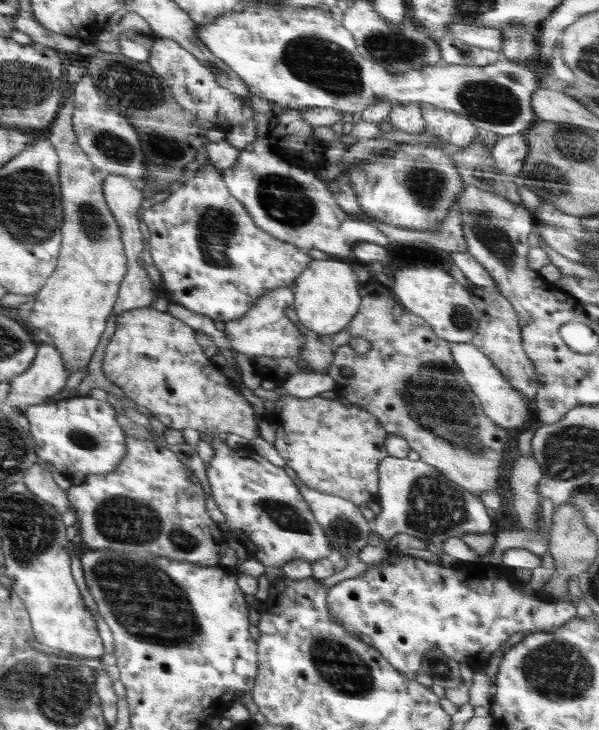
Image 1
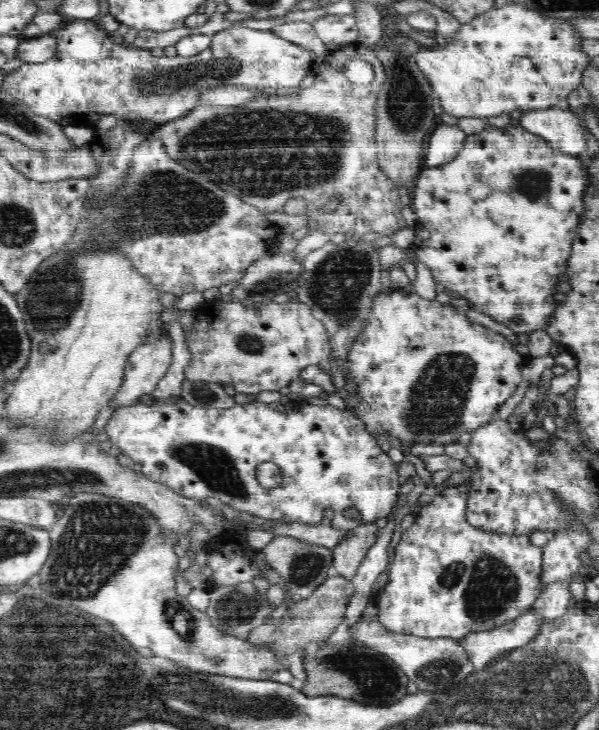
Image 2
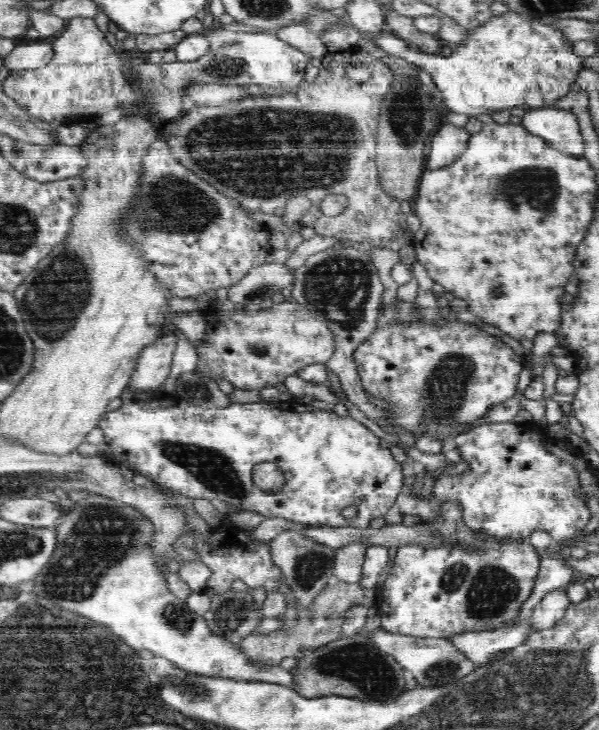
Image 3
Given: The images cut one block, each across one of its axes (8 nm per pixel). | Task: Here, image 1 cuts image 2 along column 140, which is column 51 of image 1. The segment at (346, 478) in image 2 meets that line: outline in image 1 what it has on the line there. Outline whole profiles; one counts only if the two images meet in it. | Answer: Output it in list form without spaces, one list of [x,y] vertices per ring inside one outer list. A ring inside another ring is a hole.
[[[82,396],[64,399],[56,403],[38,403],[26,407],[25,410],[25,416],[28,416],[30,423],[30,434],[36,442],[38,464],[45,469],[46,465],[50,464],[52,472],[59,472],[63,476],[63,482],[77,472],[83,472],[87,476],[112,472],[126,454],[126,434],[116,421],[118,412],[106,401]]]

